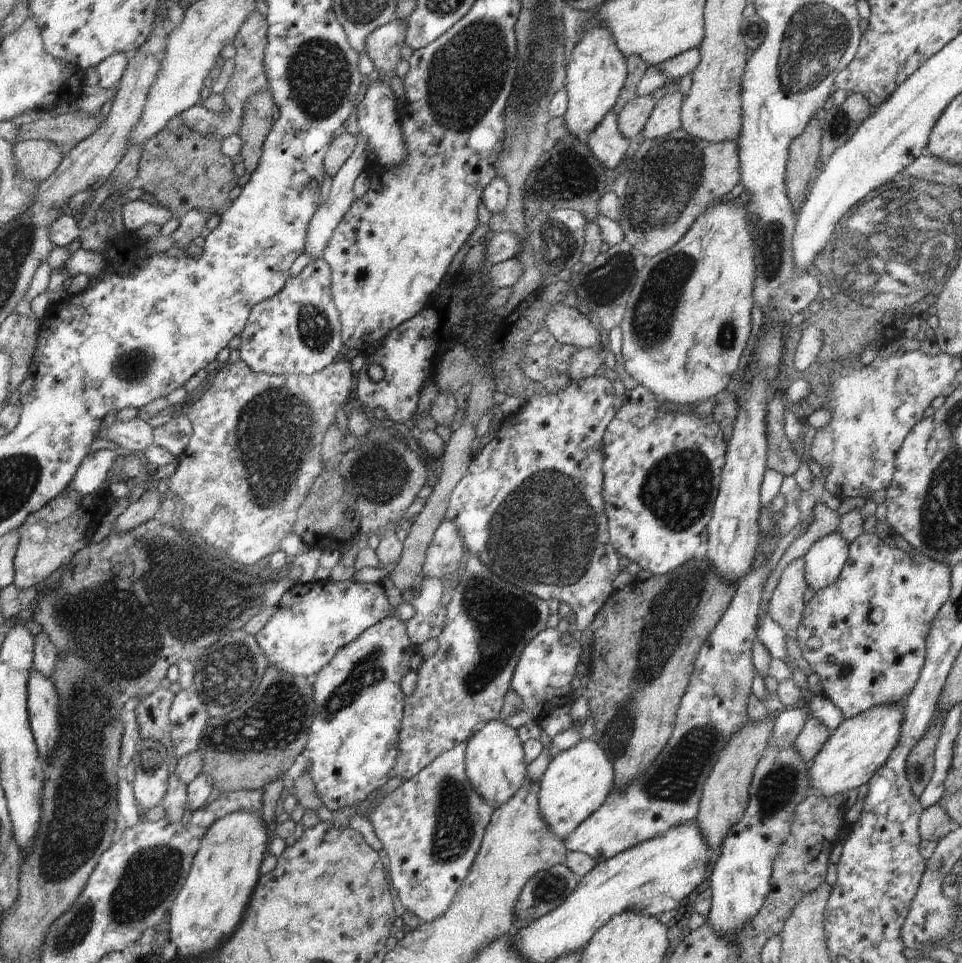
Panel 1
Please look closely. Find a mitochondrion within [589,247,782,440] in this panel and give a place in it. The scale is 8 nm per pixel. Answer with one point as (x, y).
(726, 335)

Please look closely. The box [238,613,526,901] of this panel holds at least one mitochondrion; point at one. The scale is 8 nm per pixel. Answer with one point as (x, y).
(453, 834)

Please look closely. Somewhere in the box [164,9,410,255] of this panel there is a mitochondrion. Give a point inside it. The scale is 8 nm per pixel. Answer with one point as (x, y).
(318, 73)

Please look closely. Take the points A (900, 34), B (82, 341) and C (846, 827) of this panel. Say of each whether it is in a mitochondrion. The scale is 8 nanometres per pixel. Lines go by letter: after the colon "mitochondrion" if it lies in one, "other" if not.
A: other
B: other
C: other

